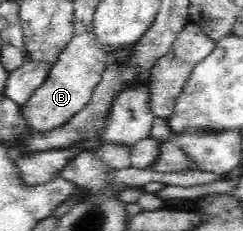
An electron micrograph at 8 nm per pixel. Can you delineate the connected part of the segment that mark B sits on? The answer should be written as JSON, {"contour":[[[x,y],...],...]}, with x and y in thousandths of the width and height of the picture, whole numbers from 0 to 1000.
{"contour":[[[366,134],[342,152],[305,152],[267,221],[218,268],[218,299],[202,316],[202,342],[119,424],[91,459],[95,506],[123,554],[156,576],[210,576],[218,558],[243,558],[300,506],[325,494],[374,437],[399,368],[416,359],[436,303],[444,260],[407,221],[383,156]]]}

